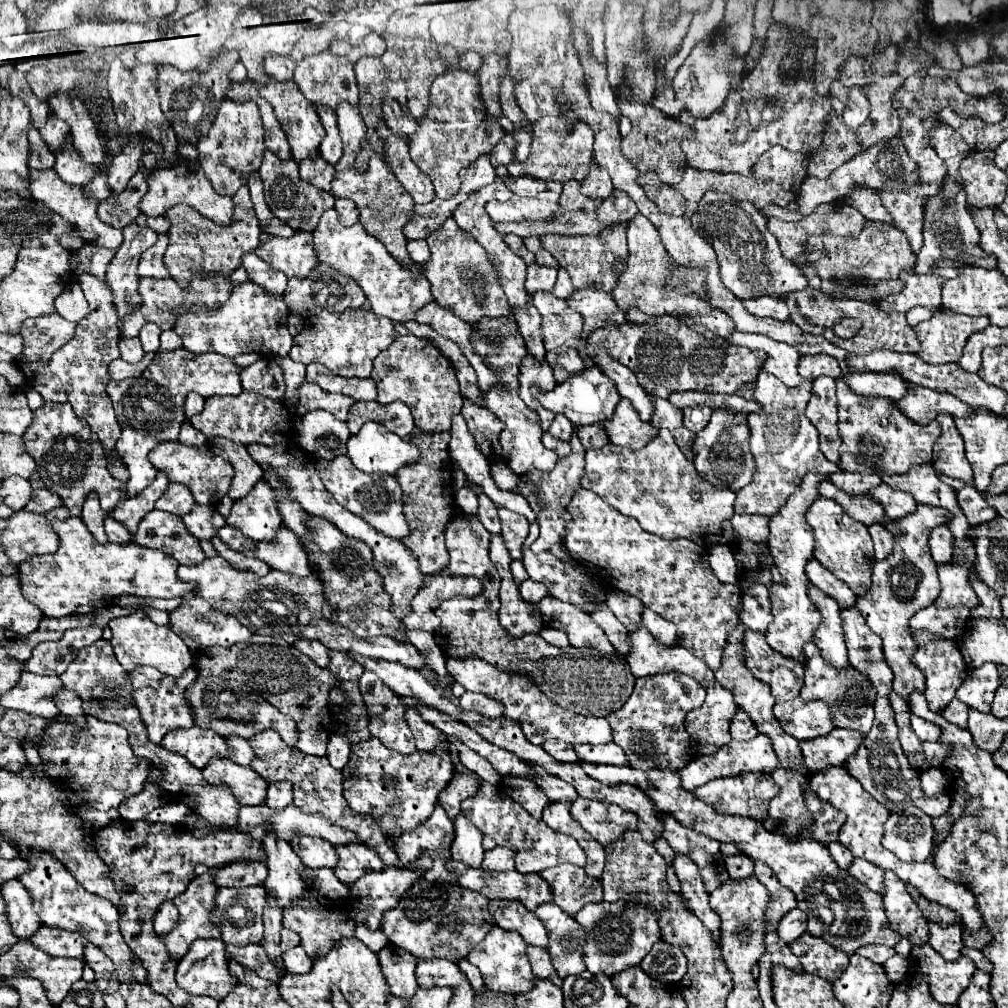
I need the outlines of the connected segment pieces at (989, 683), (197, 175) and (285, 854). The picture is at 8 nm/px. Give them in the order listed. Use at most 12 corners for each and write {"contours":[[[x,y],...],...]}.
{"contours":[[[996,664],[968,670],[956,698],[988,712],[1000,678]],[[198,162],[152,170],[140,212],[176,204],[232,224],[232,198],[214,192]],[[264,838],[266,890],[286,908],[302,898],[304,864],[288,842]]]}

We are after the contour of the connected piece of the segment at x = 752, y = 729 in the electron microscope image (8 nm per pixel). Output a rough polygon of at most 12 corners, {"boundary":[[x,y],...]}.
{"boundary":[[736,710],[730,734],[734,740],[752,740],[758,730],[754,722]]}

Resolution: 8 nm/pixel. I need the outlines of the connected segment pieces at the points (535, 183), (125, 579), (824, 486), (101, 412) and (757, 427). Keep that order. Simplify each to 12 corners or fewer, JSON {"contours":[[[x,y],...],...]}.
{"contours":[[[504,166],[496,174],[518,196],[536,196],[546,190],[542,180],[508,176]],[[66,506],[46,516],[58,552],[18,566],[44,616],[122,594],[192,592],[178,562],[136,542],[102,546]],[[832,482],[820,496],[836,500],[854,520],[886,526],[884,508],[866,494],[848,496]],[[78,278],[90,314],[52,354],[76,416],[102,442],[108,472],[120,438],[106,392],[108,364],[120,358],[118,316],[102,278]],[[760,370],[748,416],[758,468],[736,514],[774,516],[806,472],[840,470],[804,416],[810,380]]]}

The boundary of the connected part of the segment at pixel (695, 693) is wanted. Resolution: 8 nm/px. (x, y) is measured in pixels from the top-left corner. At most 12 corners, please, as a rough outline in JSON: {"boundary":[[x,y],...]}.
{"boundary":[[678,672],[638,678],[606,716],[640,770],[692,760],[684,720],[706,690]]}

